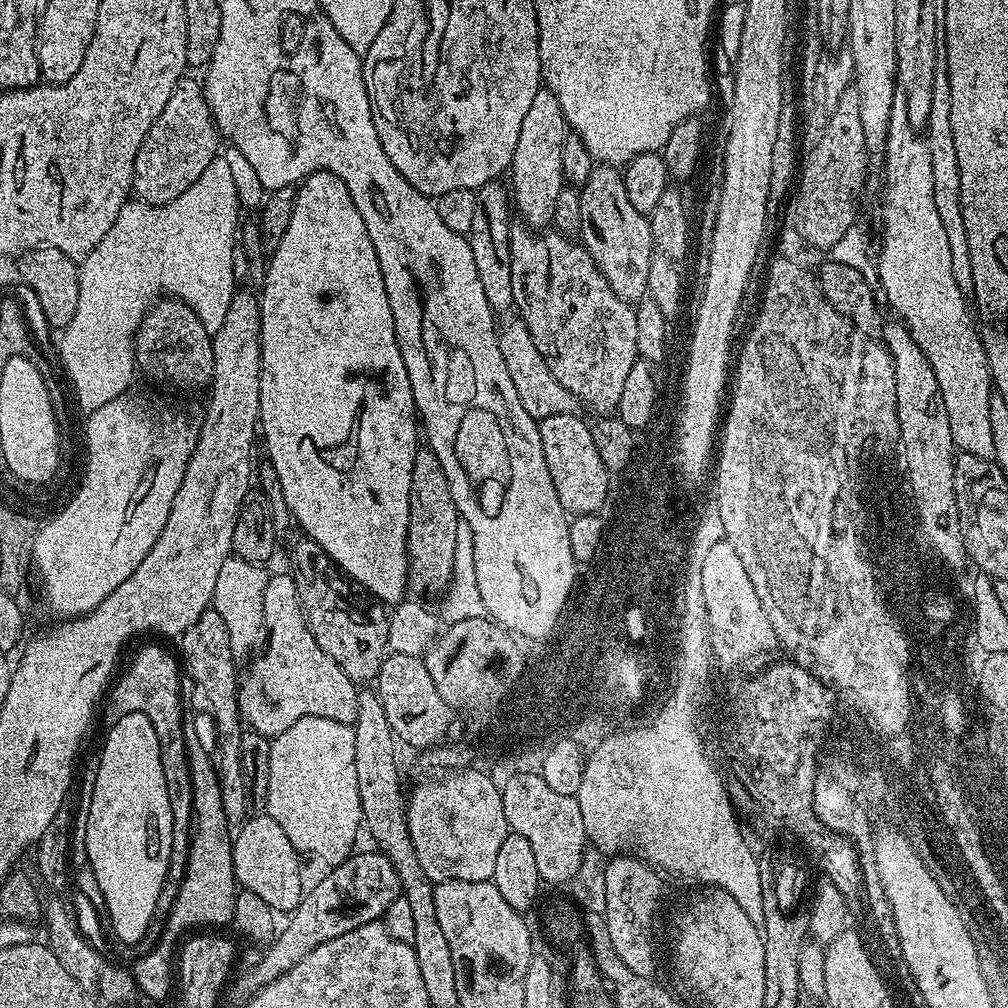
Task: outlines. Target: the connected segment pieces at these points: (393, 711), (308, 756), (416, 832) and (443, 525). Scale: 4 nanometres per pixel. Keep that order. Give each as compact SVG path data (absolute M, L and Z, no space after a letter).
M389 651L376 675L374 691L380 697L392 733L401 745L425 750L445 739L443 736L452 724L454 711L442 694L438 694L438 686L434 686L434 678L430 678L430 670L426 670L421 657Z
M317 716L298 718L298 722L294 722L294 726L290 726L290 730L282 730L282 734L275 736L270 743L270 786L268 787L267 815L272 816L274 822L278 822L278 826L282 826L282 830L286 830L286 838L290 838L290 842L294 845L297 852L303 854L305 857L316 857L324 861L328 866L341 864L347 856L352 855L354 849L357 847L356 831L361 831L362 828L358 777L355 770L354 744L355 730L353 725L334 722L334 718L318 718Z
M470 768L432 777L433 780L422 781L407 797L409 836L426 878L433 882L491 880L502 838L510 831L499 788L486 774Z
M427 446L417 447L414 474L410 474L410 522L408 523L408 583L413 589L429 588L443 593L452 583L454 550L458 542L460 511L454 506L450 482L442 470L442 462Z

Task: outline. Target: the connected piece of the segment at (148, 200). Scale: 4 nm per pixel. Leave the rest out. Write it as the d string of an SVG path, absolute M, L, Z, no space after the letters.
M192 74L184 75L174 86L170 102L162 106L162 114L158 114L154 126L150 126L138 150L138 158L134 158L133 193L146 204L174 202L178 194L190 190L190 186L202 178L202 170L217 159L220 144L222 137L204 97L203 83Z

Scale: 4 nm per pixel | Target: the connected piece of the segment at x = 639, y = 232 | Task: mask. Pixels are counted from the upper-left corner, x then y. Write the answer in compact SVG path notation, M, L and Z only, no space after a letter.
M608 162L601 165L601 168L600 165L593 167L590 178L580 188L581 228L578 236L612 289L622 299L637 302L648 292L647 279L654 255L652 221L645 213L634 210L626 194L623 171Z

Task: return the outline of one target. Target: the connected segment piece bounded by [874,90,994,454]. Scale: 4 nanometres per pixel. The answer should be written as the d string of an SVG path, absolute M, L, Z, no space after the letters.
M898 90L890 106L890 126L882 157L884 205L880 208L880 220L884 223L884 233L880 236L880 254L878 250L874 272L876 276L880 275L889 306L908 325L938 378L946 414L950 417L953 445L965 452L992 454L992 371L969 297L954 282L949 239L934 206L934 177L928 141L916 132L919 132L917 125L913 124L906 110L906 98Z

